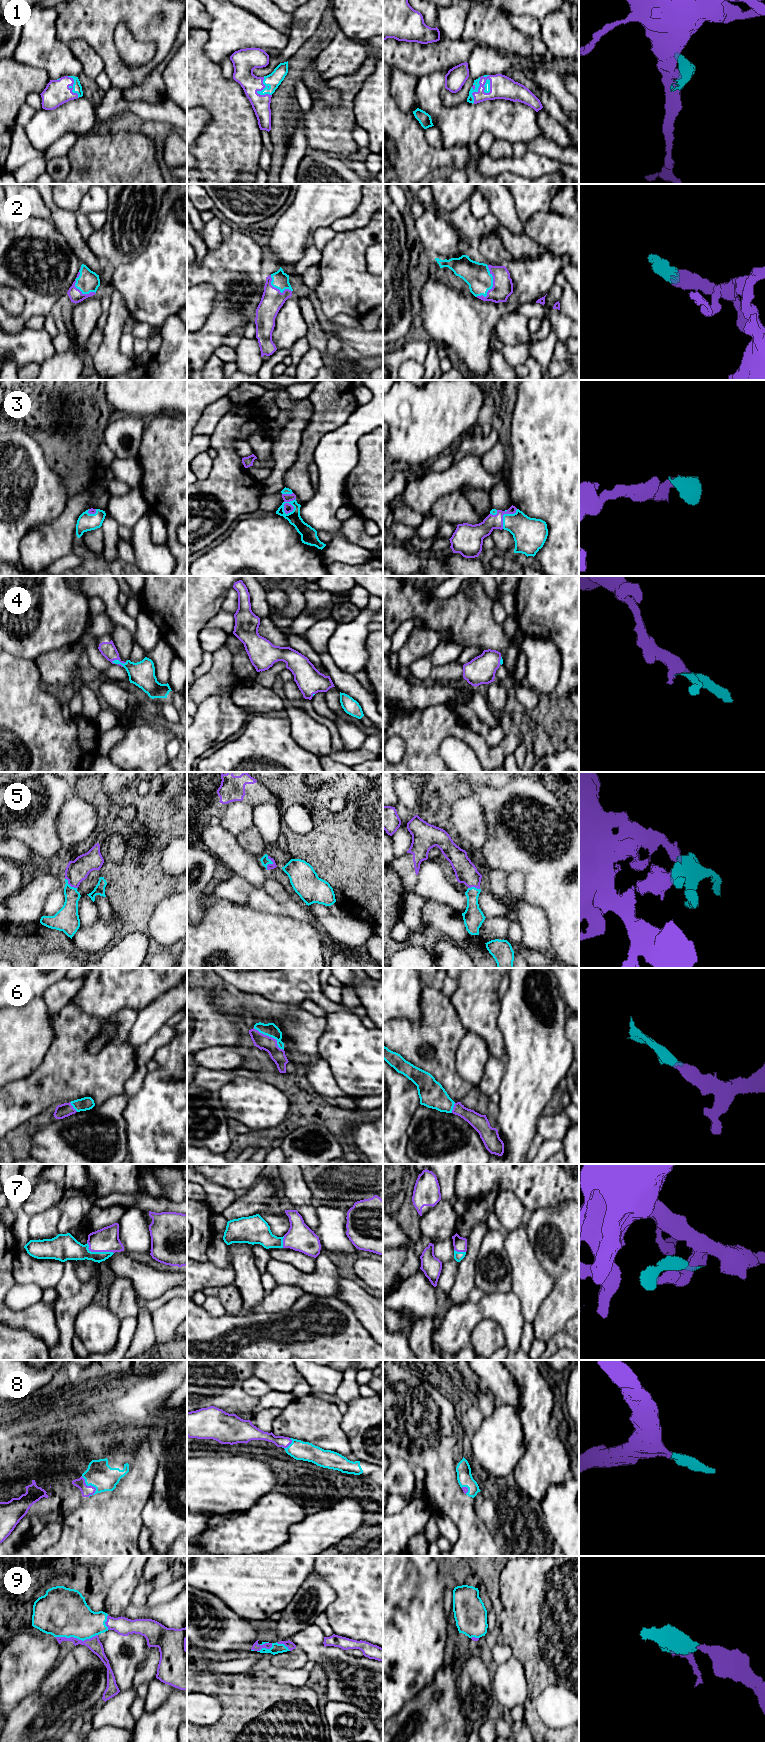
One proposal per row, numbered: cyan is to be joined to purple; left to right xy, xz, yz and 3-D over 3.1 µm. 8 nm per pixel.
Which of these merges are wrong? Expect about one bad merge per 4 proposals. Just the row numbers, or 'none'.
none

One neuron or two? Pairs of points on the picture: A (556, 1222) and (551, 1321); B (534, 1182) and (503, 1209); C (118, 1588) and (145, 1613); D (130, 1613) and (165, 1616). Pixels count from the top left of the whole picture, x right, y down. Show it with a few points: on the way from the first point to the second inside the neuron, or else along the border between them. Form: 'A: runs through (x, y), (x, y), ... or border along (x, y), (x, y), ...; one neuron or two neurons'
A: runs through (565, 1247), (565, 1296); one neuron
B: border along (499, 1191), (510, 1190), (527, 1210); two neurons
C: border along (130, 1604), (122, 1611), (121, 1615); two neurons
D: runs through (139, 1613), (156, 1613); one neuron

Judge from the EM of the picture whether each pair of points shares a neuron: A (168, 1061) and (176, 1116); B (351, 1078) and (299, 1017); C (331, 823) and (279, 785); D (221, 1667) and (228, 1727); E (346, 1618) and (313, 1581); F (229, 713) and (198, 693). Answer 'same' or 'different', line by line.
A: same
B: different
C: same
D: different
E: different
F: different

